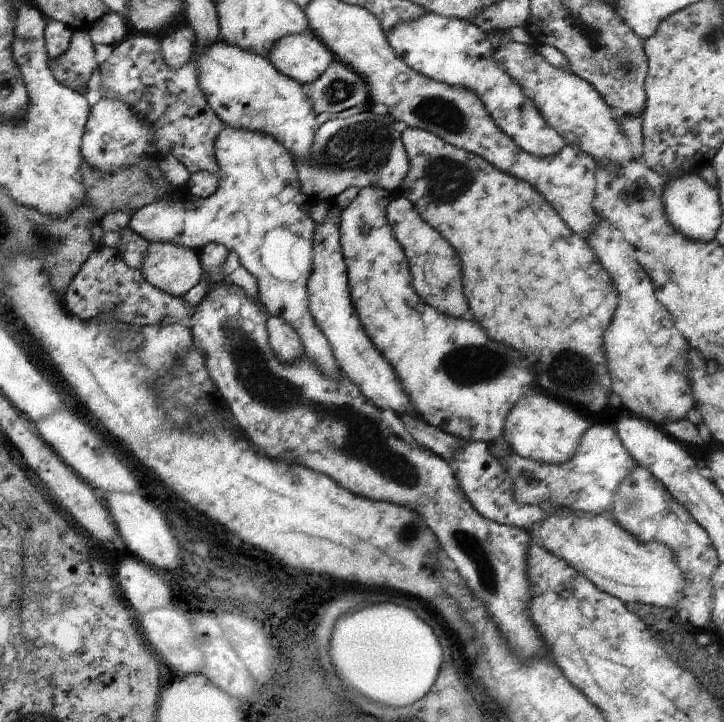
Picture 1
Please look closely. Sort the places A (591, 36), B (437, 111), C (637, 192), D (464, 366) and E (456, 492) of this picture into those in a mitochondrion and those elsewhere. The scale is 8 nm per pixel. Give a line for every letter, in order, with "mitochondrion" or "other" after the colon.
A: mitochondrion
B: mitochondrion
C: other
D: mitochondrion
E: other

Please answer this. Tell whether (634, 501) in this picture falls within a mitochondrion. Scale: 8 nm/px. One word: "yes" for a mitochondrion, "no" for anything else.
yes

